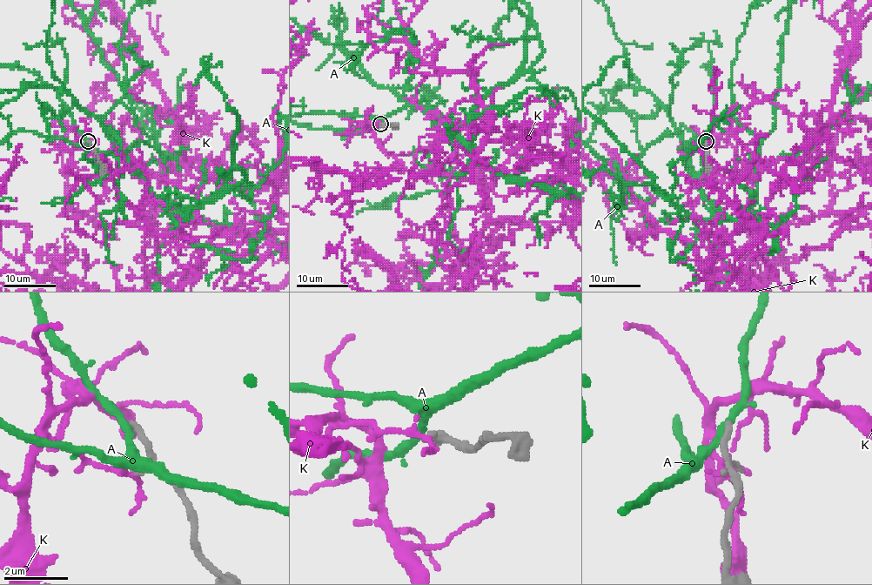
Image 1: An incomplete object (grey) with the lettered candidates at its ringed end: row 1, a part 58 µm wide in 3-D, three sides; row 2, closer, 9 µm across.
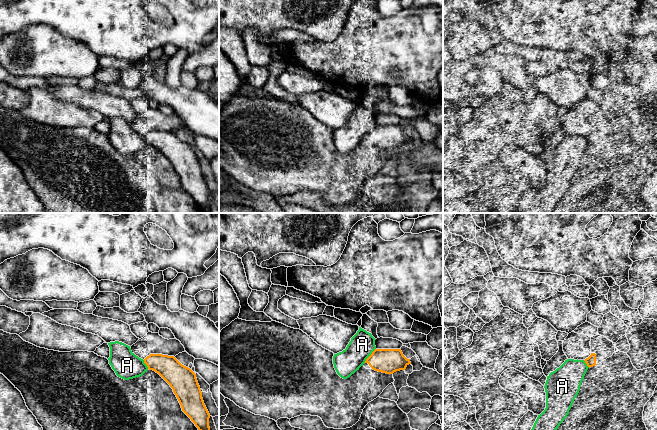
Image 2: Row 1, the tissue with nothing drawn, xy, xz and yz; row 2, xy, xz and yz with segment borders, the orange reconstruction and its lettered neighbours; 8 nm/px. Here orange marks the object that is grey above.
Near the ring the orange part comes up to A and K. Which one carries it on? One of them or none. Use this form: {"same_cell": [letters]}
{"same_cell": []}

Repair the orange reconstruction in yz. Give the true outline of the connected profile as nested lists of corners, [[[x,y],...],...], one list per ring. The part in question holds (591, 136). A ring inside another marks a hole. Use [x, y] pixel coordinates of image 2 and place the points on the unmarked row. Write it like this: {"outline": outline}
{"outline": [[[599,110],[591,113],[590,122],[591,131],[584,136],[589,144],[611,133],[615,128],[615,119]]]}

